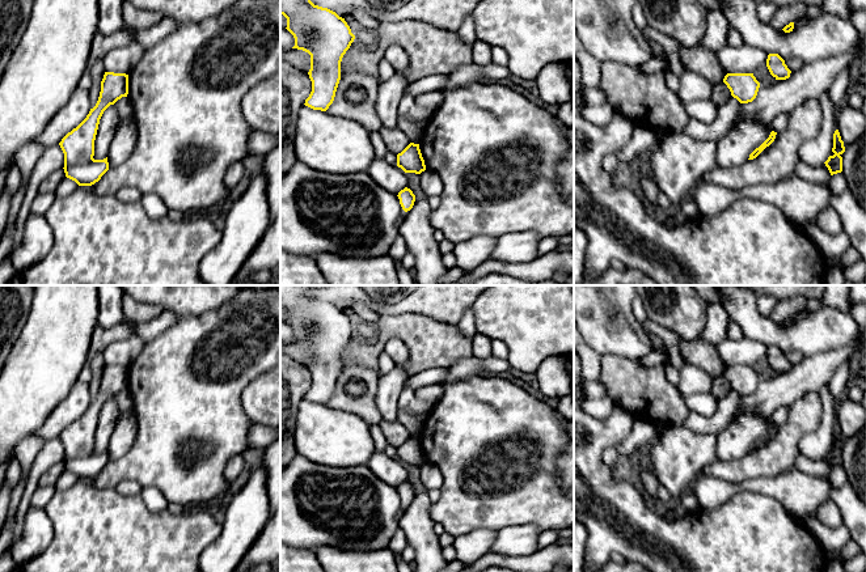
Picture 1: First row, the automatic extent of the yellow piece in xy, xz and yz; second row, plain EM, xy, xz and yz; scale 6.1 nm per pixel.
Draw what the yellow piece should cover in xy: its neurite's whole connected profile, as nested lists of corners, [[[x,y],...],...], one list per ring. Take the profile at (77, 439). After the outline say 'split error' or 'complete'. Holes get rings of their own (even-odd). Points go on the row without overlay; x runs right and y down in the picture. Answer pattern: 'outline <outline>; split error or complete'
outline [[[105,365],[98,394],[86,411],[59,436],[66,470],[79,479],[92,479],[109,463],[107,450],[94,453],[94,433],[104,404],[128,387],[128,368]]]; complete

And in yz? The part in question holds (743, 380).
outline [[[727,366],[723,376],[730,382],[731,389],[740,397],[752,395],[760,381],[760,376],[753,366]]]; complete

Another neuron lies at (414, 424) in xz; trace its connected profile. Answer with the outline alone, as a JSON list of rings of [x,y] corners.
[[[398,407],[397,420],[407,429],[410,436],[419,437],[423,429],[424,419],[409,414],[405,410]]]

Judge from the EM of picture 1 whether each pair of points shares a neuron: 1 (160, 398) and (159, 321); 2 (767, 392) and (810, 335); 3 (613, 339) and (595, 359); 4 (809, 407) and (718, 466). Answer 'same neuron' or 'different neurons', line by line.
1: different neurons
2: different neurons
3: different neurons
4: same neuron

